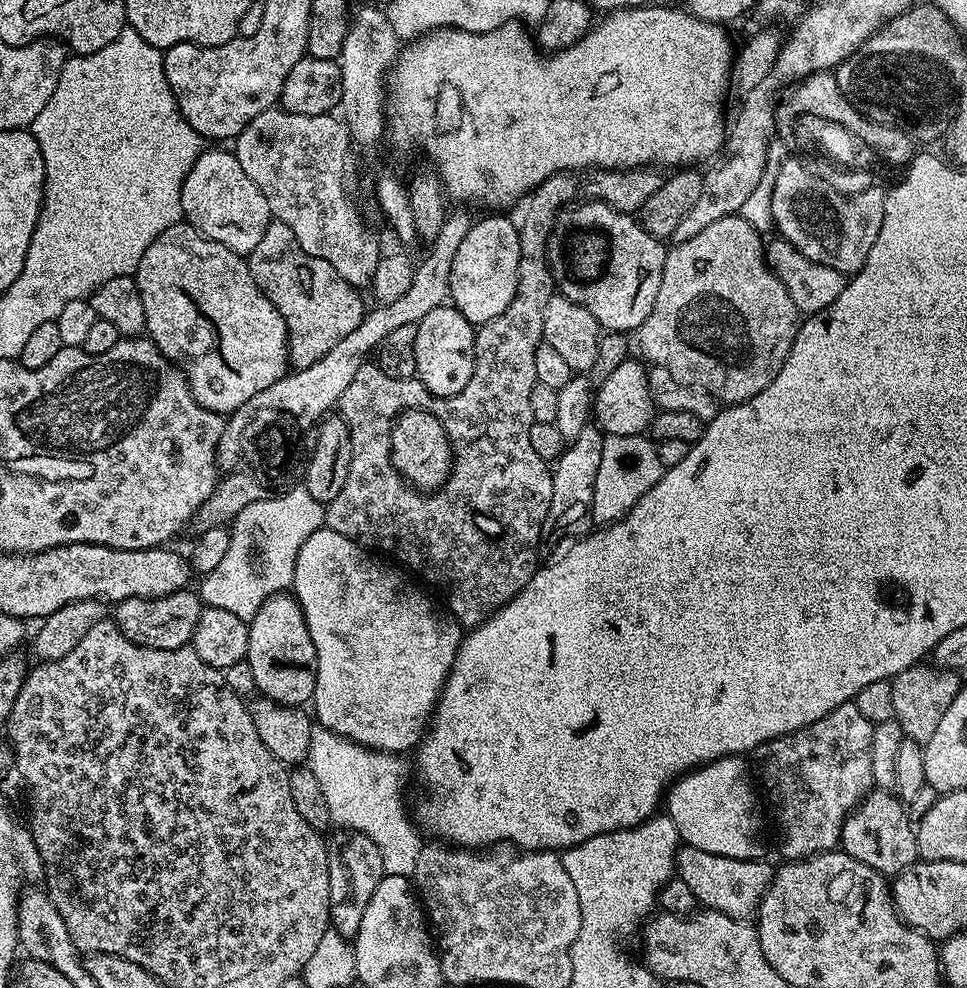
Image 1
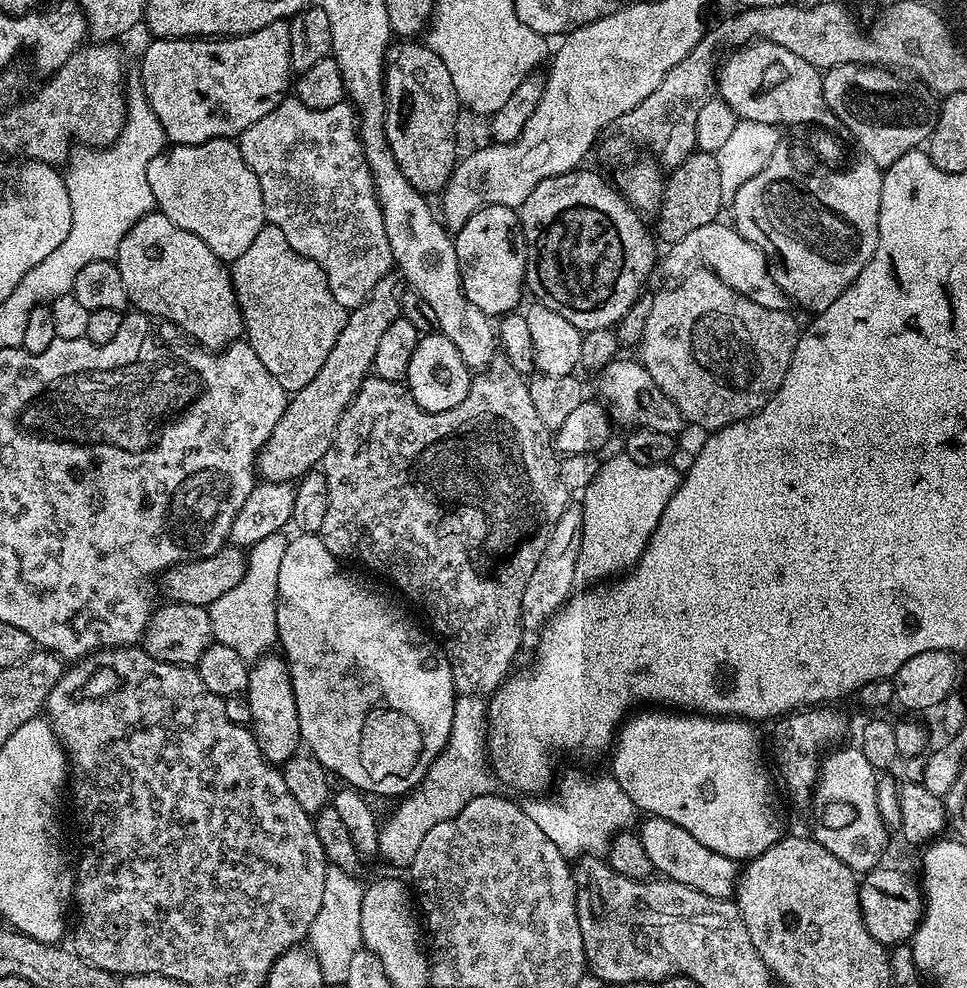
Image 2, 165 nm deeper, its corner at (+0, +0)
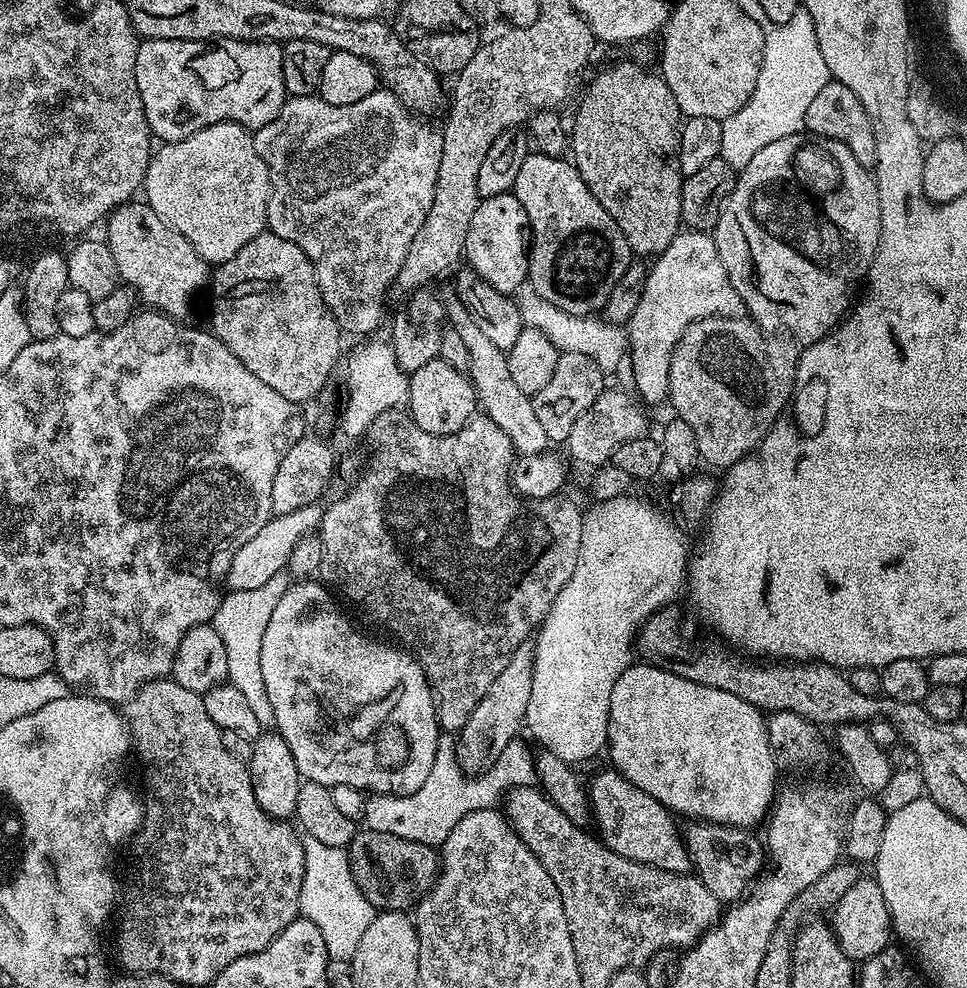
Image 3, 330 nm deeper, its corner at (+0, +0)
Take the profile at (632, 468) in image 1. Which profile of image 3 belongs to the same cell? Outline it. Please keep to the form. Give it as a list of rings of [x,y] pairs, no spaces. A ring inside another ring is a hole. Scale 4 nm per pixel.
[[[625,494],[618,498],[595,501],[589,512],[583,513],[582,538],[578,546],[578,562],[574,566],[574,574],[570,574],[570,582],[562,586],[558,598],[554,598],[554,606],[546,614],[544,623],[540,625],[534,636],[536,646],[536,657],[534,658],[533,686],[531,687],[530,702],[526,707],[524,724],[527,731],[532,731],[534,739],[540,743],[539,747],[550,754],[558,754],[566,764],[579,766],[583,760],[588,760],[591,756],[596,756],[605,751],[608,743],[608,719],[610,718],[610,693],[614,691],[614,682],[618,682],[618,674],[626,670],[634,660],[634,641],[641,626],[650,619],[659,608],[667,608],[673,603],[672,600],[686,588],[686,581],[690,571],[690,544],[684,541],[684,532],[663,512],[660,508],[655,508],[648,500],[643,500],[640,496]]]

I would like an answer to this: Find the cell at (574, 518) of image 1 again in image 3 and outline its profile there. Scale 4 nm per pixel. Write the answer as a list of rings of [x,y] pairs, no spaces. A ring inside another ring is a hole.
[[[527,640],[522,646],[518,646],[505,669],[498,674],[498,678],[494,678],[493,685],[482,696],[482,701],[471,711],[466,726],[455,737],[456,761],[464,773],[487,772],[502,754],[502,750],[517,739],[520,728],[523,729],[526,707],[530,702],[535,657],[536,646],[533,641]]]

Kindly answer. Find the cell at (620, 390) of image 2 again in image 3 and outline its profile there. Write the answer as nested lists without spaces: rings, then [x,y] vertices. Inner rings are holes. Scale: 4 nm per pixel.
[[[611,388],[600,392],[596,401],[571,421],[573,424],[568,432],[568,452],[578,463],[585,464],[588,470],[595,470],[609,463],[614,450],[618,450],[622,442],[630,442],[649,431],[648,420],[644,417],[639,402],[628,392]]]

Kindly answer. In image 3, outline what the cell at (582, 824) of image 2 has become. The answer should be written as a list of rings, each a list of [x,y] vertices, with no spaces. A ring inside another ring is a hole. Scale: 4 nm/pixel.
[[[441,735],[440,745],[434,754],[434,766],[430,766],[430,775],[422,786],[418,786],[418,790],[414,790],[414,794],[372,794],[365,799],[362,820],[368,823],[365,824],[367,831],[398,834],[398,838],[433,846],[443,844],[450,830],[458,821],[466,818],[466,814],[483,808],[496,808],[513,788],[527,788],[536,780],[533,749],[528,749],[522,740],[512,740],[487,772],[466,774],[456,761],[453,737]]]

